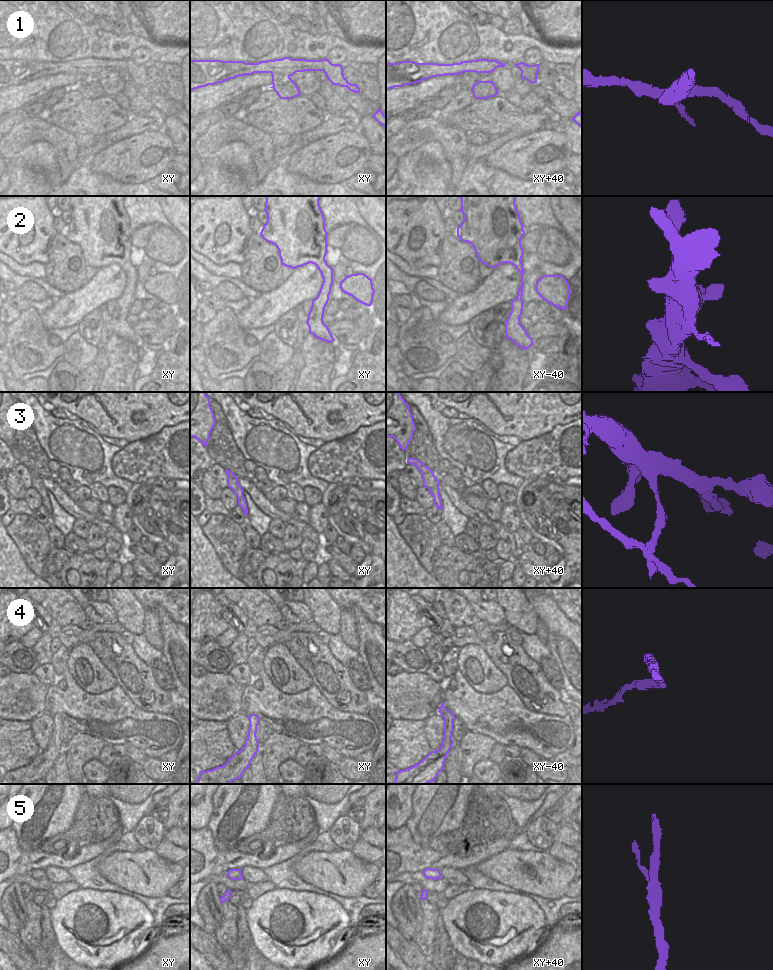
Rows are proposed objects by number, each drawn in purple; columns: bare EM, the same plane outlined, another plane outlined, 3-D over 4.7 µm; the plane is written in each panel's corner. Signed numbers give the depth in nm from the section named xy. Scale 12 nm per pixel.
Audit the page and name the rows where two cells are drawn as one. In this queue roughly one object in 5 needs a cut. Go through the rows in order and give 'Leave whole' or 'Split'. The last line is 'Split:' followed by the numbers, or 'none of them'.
1: Split
2: Leave whole
3: Split
4: Leave whole
5: Leave whole
Split: 1, 3.

